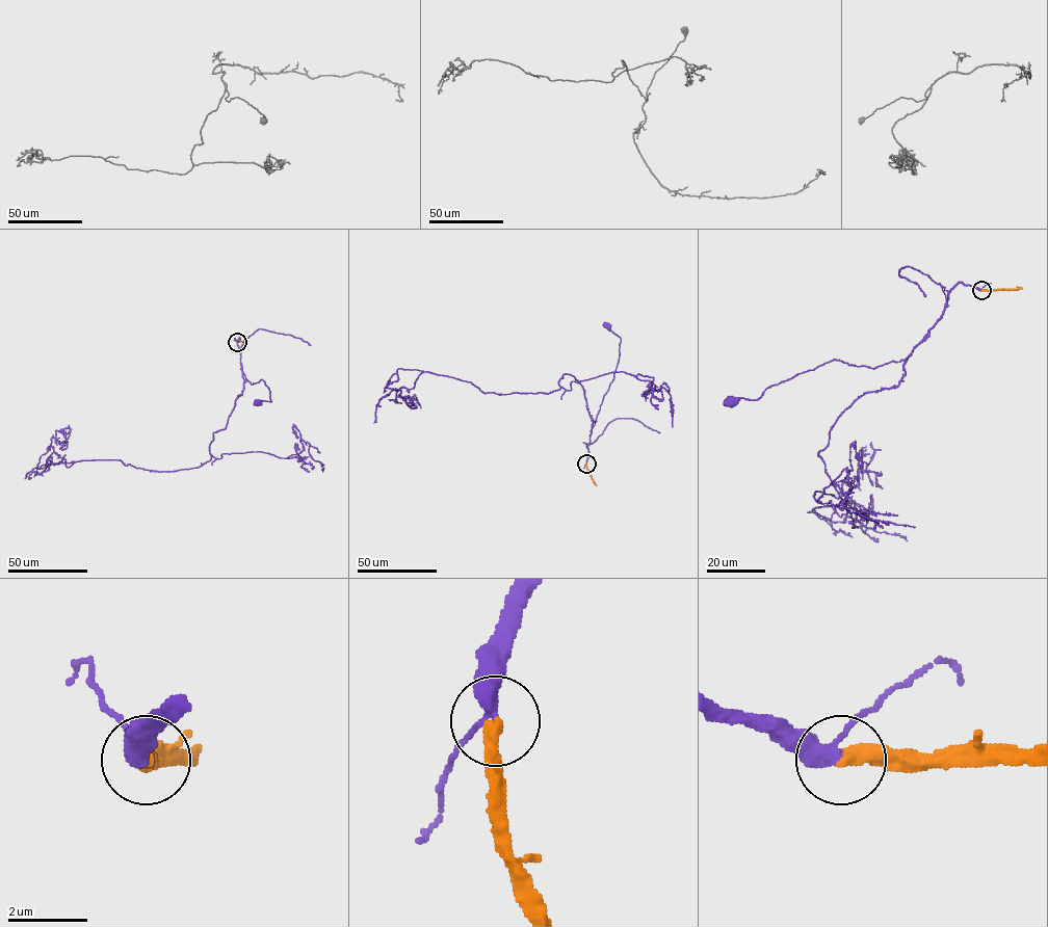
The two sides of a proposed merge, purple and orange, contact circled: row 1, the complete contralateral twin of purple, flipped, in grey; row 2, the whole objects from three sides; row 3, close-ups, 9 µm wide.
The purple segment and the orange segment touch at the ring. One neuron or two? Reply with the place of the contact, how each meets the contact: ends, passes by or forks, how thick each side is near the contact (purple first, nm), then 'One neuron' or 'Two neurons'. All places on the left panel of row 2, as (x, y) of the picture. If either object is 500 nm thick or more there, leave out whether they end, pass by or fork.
Place: (237, 342). At the ring purple passes by. At the ring orange ends. Thickness 300 nm (purple) against 360 nm. One neuron

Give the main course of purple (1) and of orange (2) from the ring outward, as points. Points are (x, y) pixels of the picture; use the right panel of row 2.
1: (981, 290), (959, 283), (937, 323), (905, 360), (874, 368), (833, 360), (769, 386), (757, 399), (730, 401)
2: (981, 290), (1015, 290), (1017, 287)

